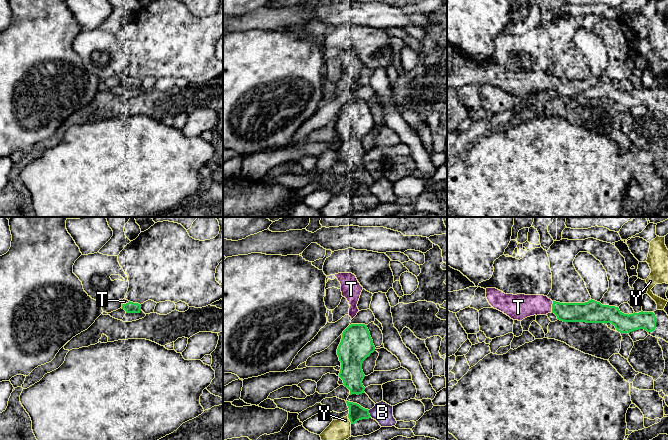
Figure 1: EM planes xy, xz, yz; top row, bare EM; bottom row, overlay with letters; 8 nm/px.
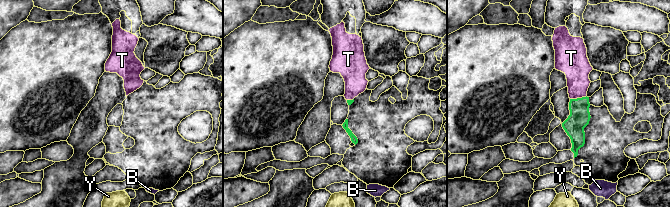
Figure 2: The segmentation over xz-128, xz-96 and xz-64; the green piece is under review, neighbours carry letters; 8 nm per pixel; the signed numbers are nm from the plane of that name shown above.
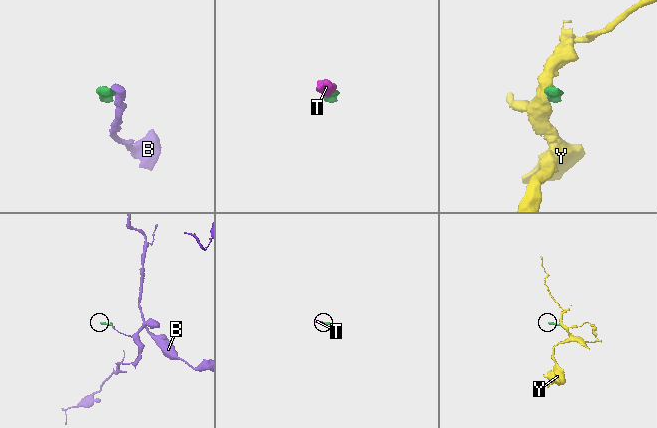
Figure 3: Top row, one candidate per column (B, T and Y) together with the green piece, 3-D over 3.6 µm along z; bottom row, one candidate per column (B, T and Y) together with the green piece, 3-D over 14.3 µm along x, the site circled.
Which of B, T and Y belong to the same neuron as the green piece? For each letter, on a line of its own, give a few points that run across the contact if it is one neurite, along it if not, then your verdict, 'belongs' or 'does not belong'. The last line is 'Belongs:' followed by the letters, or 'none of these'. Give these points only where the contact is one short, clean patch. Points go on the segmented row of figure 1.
B: line xz (368, 410), (371, 417); does not belong
T: belongs
Y: does not belong
Belongs: T

